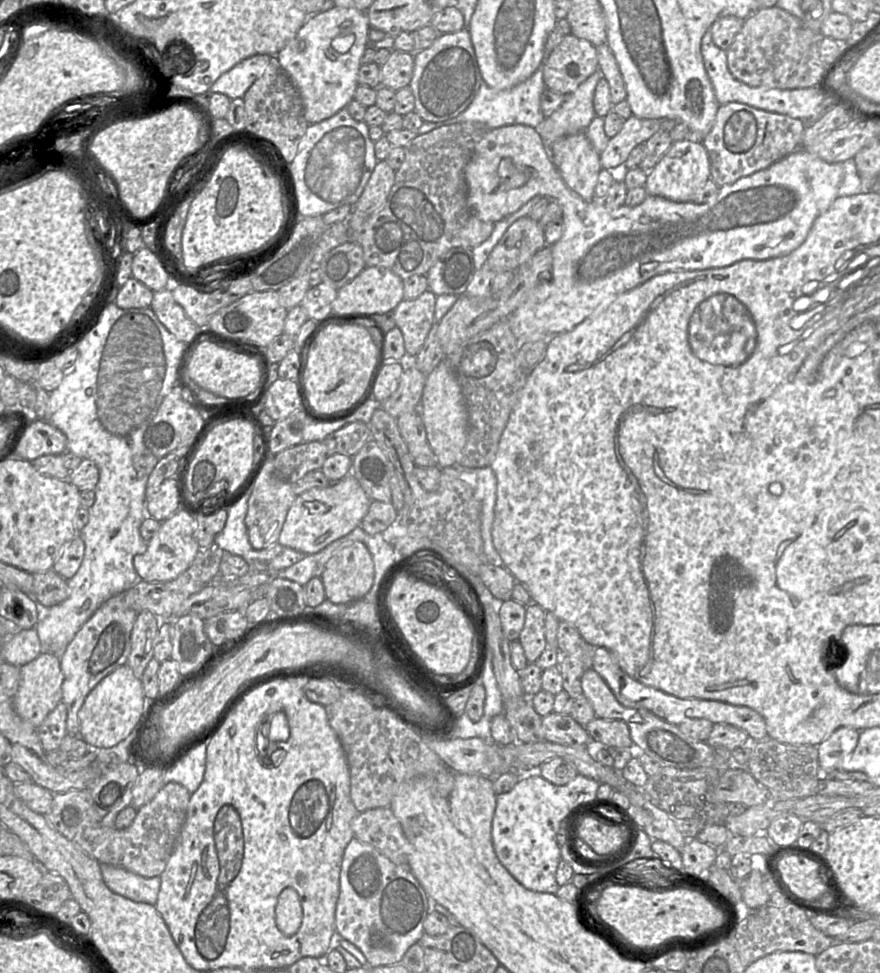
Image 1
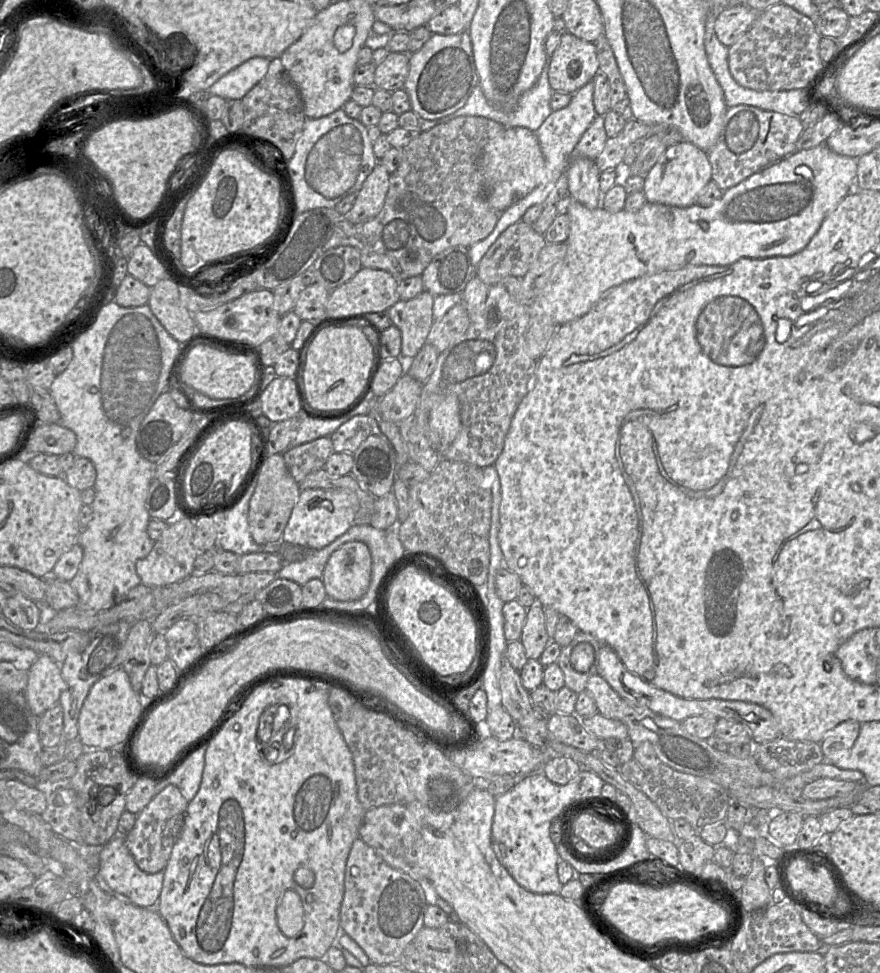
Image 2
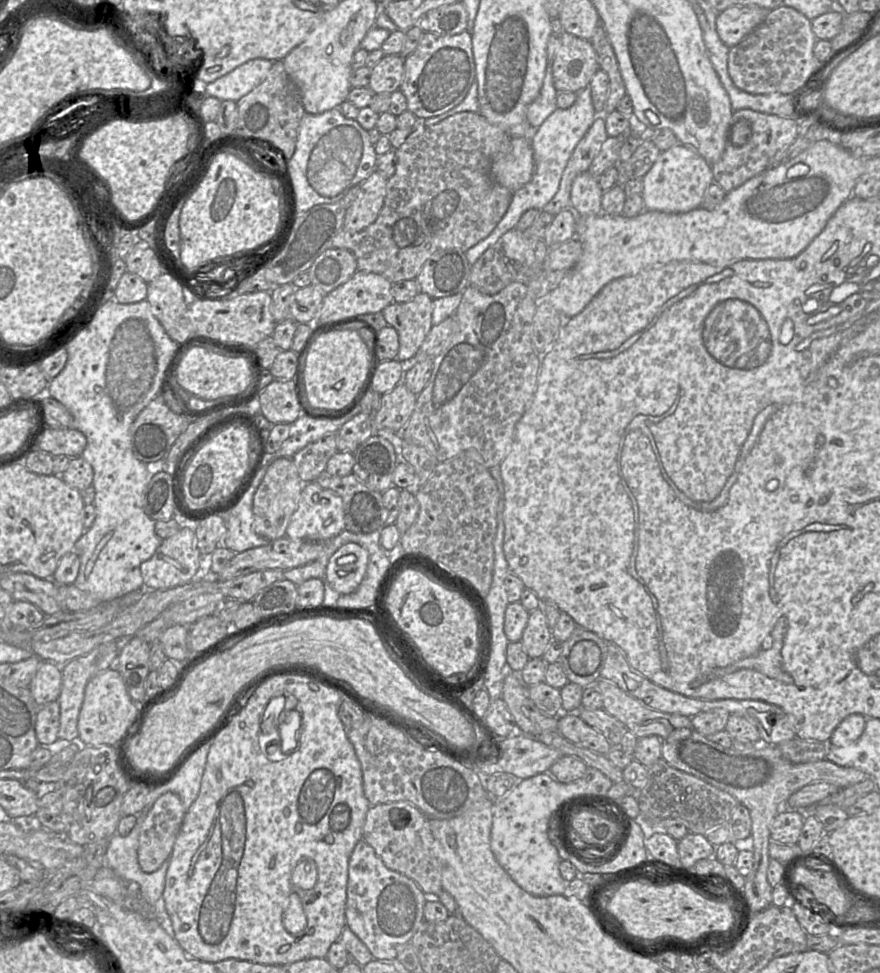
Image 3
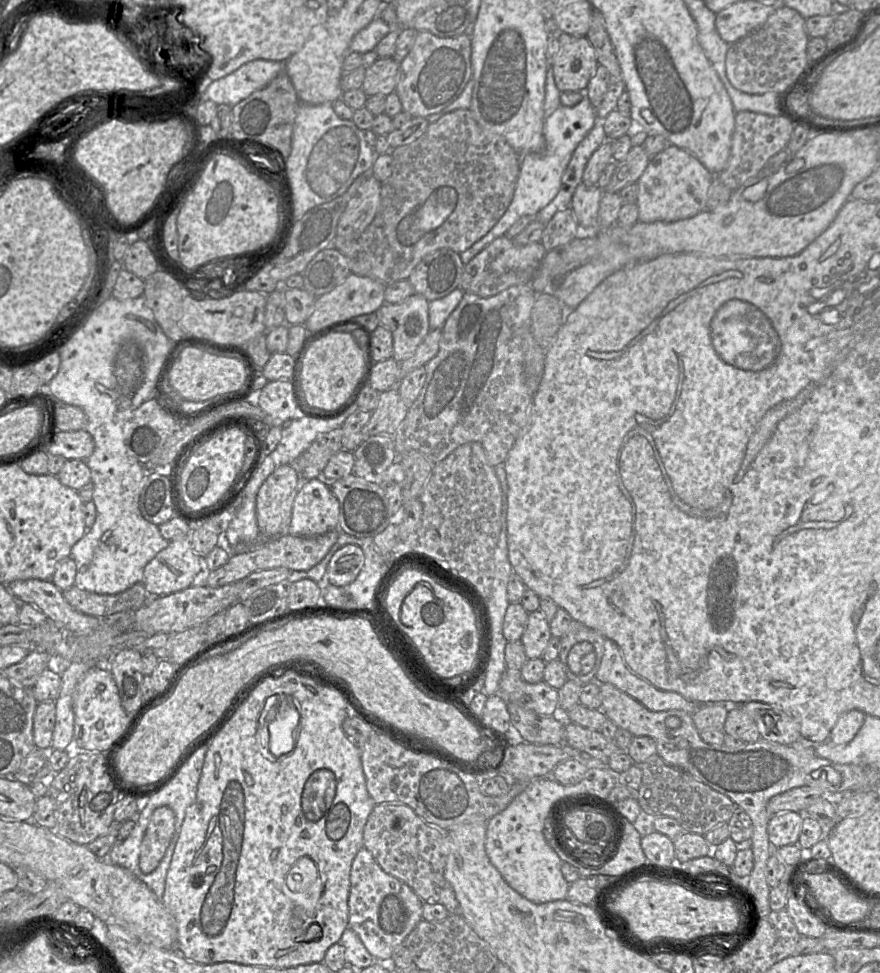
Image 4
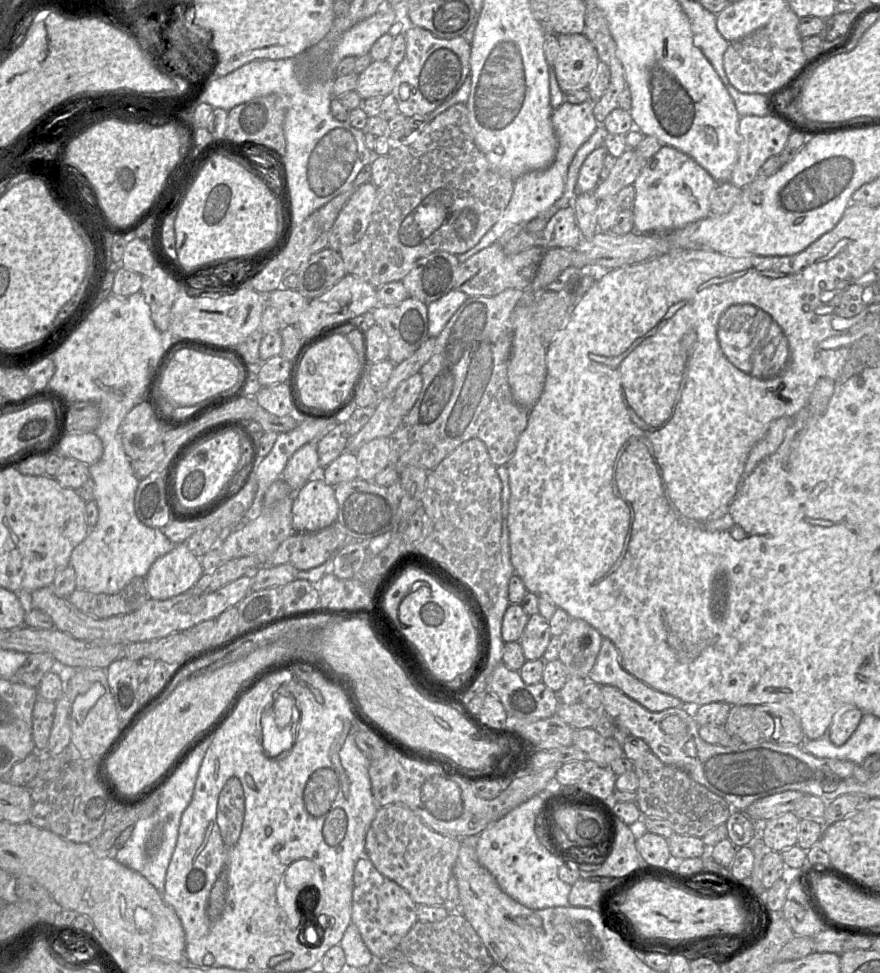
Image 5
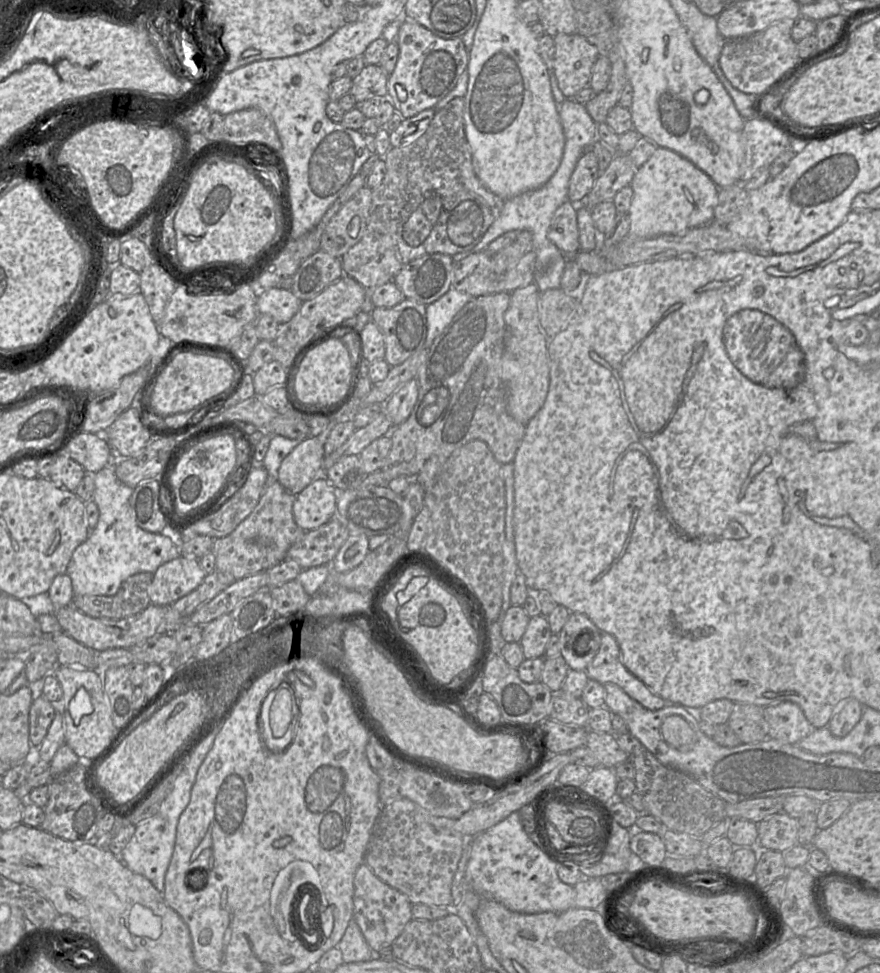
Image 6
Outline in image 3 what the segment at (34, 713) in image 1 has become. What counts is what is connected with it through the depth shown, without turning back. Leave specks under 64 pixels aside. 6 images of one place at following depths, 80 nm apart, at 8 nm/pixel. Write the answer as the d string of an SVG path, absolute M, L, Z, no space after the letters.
M42 661L33 677L29 690L39 707L58 701L62 687L62 672L59 665Z

